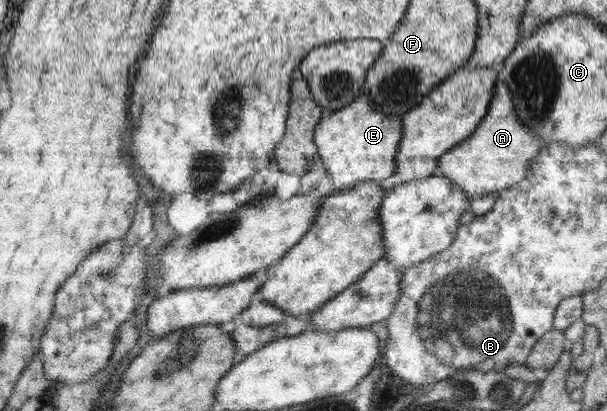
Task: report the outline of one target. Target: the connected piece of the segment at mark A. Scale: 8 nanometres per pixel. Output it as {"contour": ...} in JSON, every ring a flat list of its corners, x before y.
{"contour":[[498,81,493,91,487,113,477,128,465,140,448,149,436,164,437,172,448,177,466,193,469,201,486,193,496,194,525,179,527,164,545,146,517,117,511,93,503,81]]}

